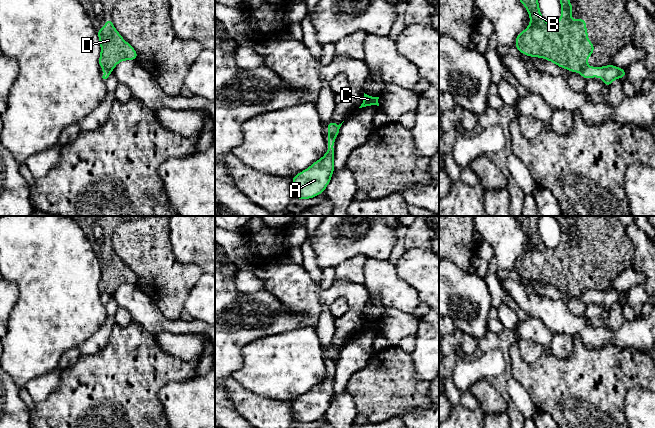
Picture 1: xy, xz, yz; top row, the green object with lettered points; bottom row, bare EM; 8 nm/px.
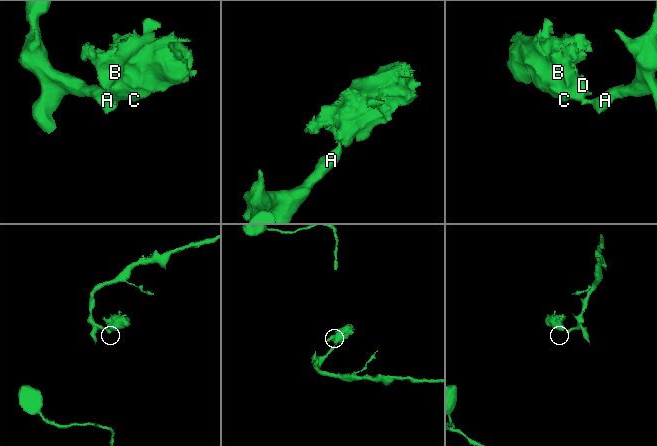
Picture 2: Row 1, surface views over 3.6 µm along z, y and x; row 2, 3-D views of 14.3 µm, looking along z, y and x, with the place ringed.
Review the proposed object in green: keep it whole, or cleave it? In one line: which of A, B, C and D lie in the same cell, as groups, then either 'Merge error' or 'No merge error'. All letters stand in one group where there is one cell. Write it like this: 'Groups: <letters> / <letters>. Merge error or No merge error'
Groups: A / B C D. Merge error

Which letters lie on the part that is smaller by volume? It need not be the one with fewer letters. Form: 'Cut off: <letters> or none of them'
Cut off: B, C, D

